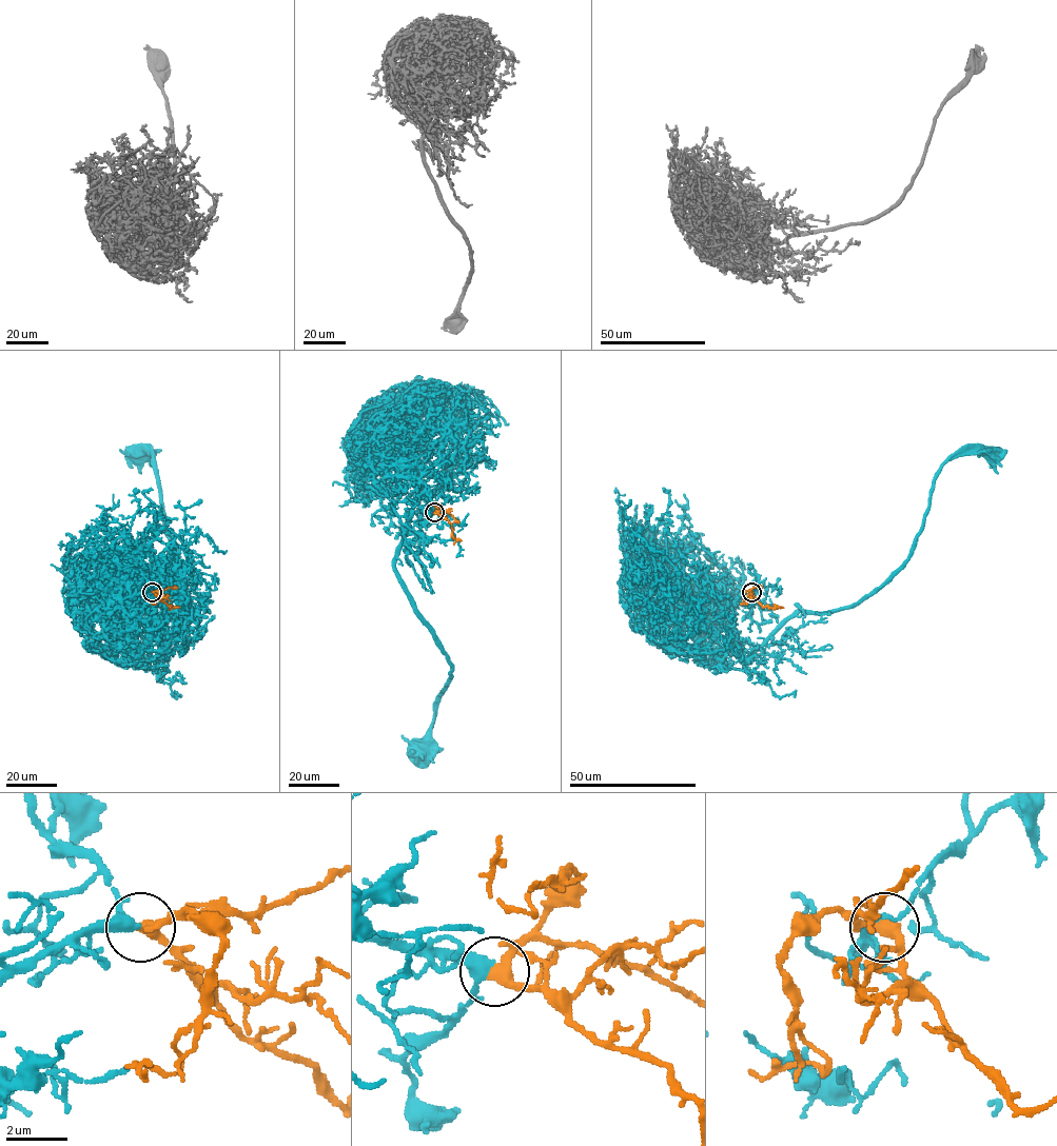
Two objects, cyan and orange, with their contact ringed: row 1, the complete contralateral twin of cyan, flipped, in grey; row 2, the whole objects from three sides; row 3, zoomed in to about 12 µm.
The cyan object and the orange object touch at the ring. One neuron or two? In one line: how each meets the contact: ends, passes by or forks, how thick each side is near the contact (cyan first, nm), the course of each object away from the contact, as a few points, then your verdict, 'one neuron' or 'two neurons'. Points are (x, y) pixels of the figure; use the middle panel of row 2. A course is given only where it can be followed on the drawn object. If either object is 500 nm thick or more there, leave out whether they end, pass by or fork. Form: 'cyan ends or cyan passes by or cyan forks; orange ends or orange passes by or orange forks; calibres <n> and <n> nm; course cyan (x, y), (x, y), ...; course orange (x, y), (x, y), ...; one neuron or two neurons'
cyan passes by; orange forks; calibres 360 and 260 nm; course cyan (434, 512), (421, 509), (404, 445), (414, 498), (395, 570), (450, 665), (418, 750); course orange (434, 512), (447, 519), (452, 535), (462, 540); one neuron

